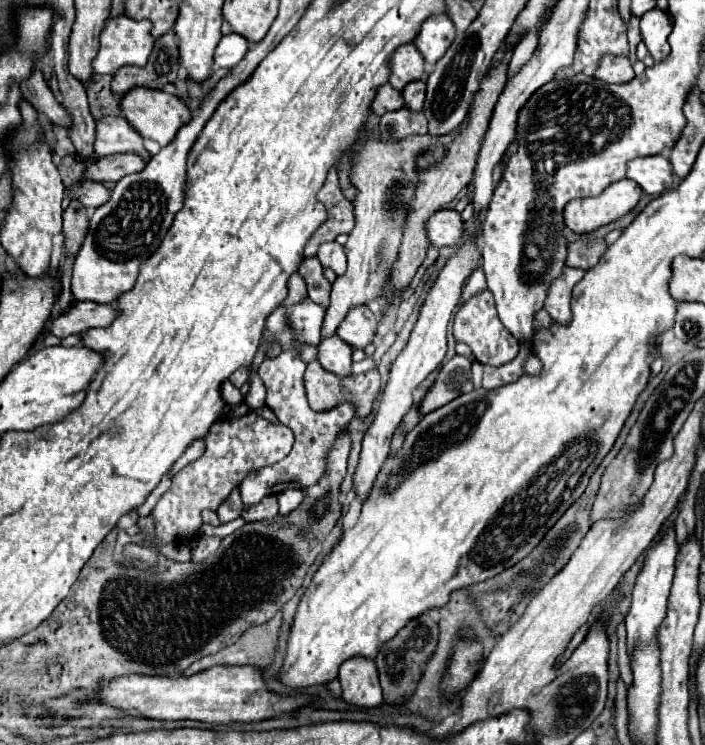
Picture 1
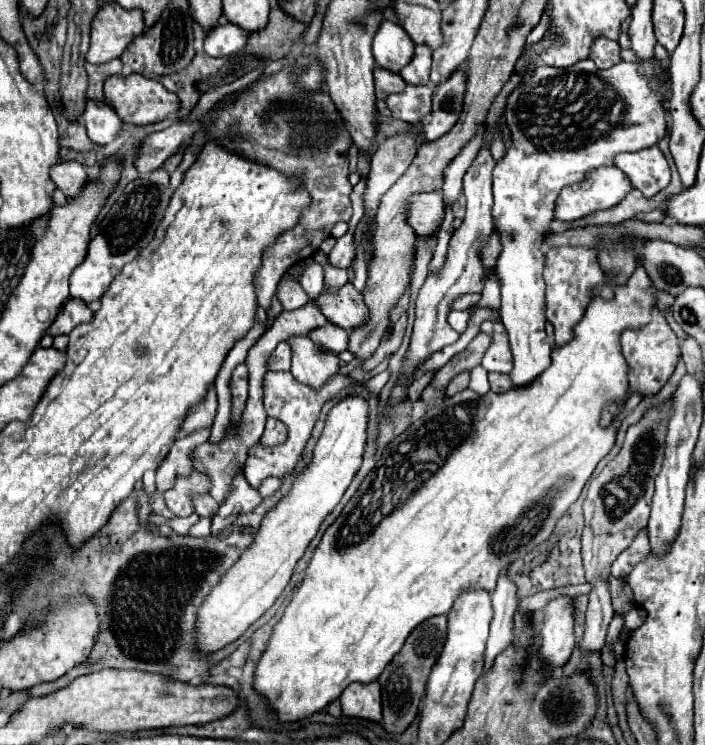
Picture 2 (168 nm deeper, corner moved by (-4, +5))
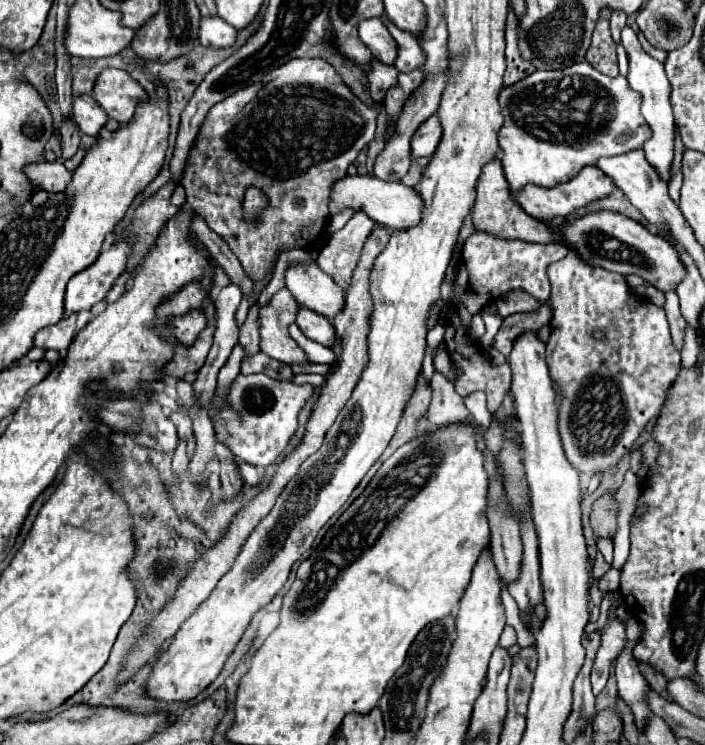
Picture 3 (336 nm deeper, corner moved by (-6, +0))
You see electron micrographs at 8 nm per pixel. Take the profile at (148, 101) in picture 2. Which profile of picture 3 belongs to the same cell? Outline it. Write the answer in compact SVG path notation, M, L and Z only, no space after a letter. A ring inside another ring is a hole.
M104 70L94 86L94 98L110 118L126 124L134 118L136 106L148 100L148 94L130 74L122 70Z

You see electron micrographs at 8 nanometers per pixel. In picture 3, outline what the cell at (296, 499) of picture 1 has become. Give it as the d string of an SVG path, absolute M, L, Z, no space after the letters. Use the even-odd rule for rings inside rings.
M240 462L242 466L242 478L246 484L250 486L260 486L262 484L262 478L264 478L264 472L262 470L254 470L252 466L246 466L244 462Z

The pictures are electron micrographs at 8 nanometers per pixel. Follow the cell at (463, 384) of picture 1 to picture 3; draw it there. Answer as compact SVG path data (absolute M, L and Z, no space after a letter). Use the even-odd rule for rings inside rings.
M446 350L440 352L440 354L434 358L434 368L436 368L440 374L444 374L450 382L456 382L456 370L454 370L452 360L450 360L450 354L448 354Z

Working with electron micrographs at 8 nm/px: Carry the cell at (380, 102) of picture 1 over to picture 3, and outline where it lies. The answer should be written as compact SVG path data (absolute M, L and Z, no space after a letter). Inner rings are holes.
M372 62L372 70L370 70L370 96L374 102L382 102L382 98L386 96L386 92L398 82L398 70L394 66L382 66L382 62Z

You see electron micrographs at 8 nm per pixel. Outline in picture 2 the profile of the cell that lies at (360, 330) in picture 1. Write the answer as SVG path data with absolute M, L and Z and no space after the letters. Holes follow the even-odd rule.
M346 283L336 291L324 289L314 303L330 323L346 331L352 331L368 319L368 307L364 305L362 293L356 291L352 283Z

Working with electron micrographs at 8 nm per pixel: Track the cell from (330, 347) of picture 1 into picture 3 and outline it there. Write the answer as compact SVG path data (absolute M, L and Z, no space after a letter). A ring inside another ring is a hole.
M302 308L298 312L296 324L300 326L300 330L304 332L306 338L326 346L326 348L334 348L336 346L336 328L328 318L322 318L320 314L314 314L312 310Z

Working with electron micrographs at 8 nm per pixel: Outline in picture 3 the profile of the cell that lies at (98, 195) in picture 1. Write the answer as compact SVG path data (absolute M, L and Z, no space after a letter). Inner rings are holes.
M58 160L58 162L42 162L26 166L28 178L34 182L36 188L46 192L62 192L68 182L72 180L72 172Z

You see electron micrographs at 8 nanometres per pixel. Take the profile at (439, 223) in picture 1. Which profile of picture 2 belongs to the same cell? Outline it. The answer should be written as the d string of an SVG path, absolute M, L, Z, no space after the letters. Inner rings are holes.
M430 191L430 193L416 193L408 199L408 211L406 219L408 225L418 233L418 235L432 235L440 229L442 219L444 219L444 199L440 193Z

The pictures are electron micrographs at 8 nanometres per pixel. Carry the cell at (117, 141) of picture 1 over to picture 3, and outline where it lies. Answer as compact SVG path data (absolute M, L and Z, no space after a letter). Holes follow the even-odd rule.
M86 94L74 100L72 116L78 122L78 128L82 134L96 136L96 138L108 122L108 114L98 106L98 102L92 96L86 96Z

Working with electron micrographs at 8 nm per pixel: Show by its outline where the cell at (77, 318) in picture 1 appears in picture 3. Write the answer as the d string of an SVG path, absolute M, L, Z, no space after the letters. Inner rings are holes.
M68 314L64 316L58 324L54 326L46 326L36 334L34 344L38 348L54 348L54 350L66 350L66 346L70 344L70 338L74 338L76 334L76 314Z

